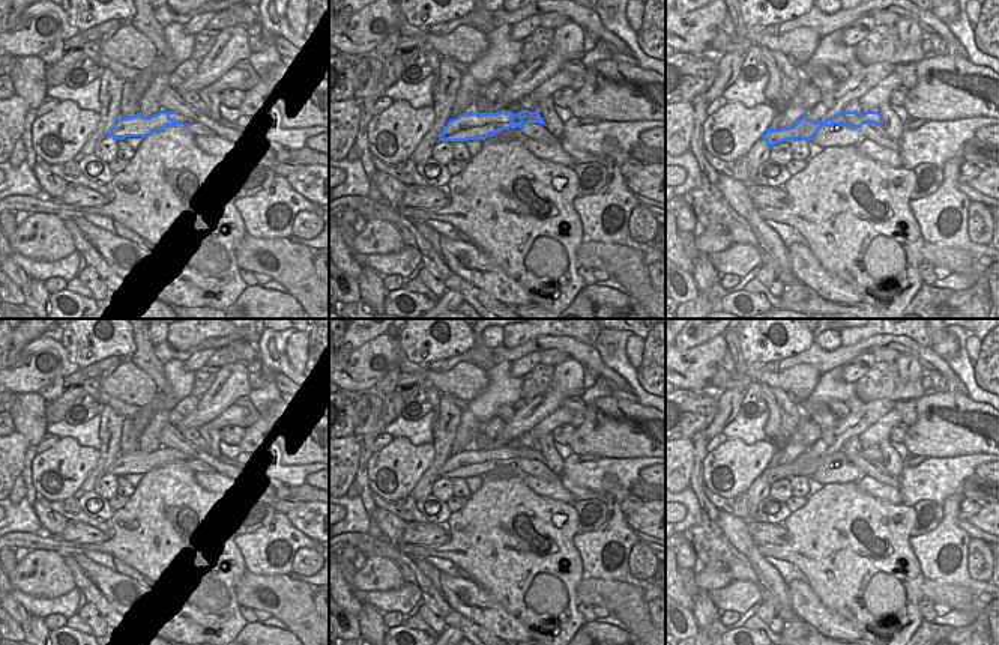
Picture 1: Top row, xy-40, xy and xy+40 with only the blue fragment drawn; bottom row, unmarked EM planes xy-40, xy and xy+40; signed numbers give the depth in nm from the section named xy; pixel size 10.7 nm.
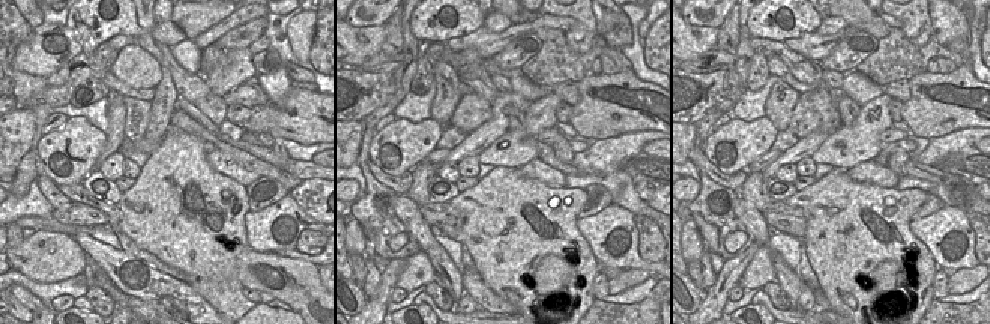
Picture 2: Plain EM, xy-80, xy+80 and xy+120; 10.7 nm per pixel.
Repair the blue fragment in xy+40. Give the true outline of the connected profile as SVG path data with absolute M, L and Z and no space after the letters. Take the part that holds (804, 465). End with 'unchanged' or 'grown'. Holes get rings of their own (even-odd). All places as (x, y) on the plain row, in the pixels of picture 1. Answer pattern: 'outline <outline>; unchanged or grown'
outline M840 448L831 456L825 459L816 459L808 456L807 451L801 454L793 463L780 465L780 466L768 466L762 475L763 478L772 484L783 478L790 477L811 477L822 463L852 463L852 465L862 465L864 460L873 460L882 463L883 456L879 448L865 448L858 451L856 448Z; unchanged

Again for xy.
outline M521 447L518 459L512 457L512 448L497 450L463 450L451 456L439 472L439 478L469 478L493 474L496 469L509 465L526 465L527 460L544 462L538 448Z; unchanged

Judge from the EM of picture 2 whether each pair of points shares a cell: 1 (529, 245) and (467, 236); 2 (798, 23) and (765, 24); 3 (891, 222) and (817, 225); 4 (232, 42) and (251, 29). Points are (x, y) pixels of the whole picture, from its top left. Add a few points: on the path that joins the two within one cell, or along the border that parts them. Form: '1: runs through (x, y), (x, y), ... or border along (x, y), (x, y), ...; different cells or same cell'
1: runs through (514, 236), (482, 236); same cell
2: runs through (790, 32), (774, 27); same cell
3: runs through (873, 221), (864, 221), (860, 225), (836, 225); same cell
4: runs through (236, 38), (241, 32), (247, 32); same cell

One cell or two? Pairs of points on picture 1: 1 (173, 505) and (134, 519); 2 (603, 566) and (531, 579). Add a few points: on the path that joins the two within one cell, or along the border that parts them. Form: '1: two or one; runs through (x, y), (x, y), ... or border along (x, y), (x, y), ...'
1: one; runs through (164, 514), (159, 519), (143, 519)
2: two; border along (574, 534), (573, 545), (586, 575)

